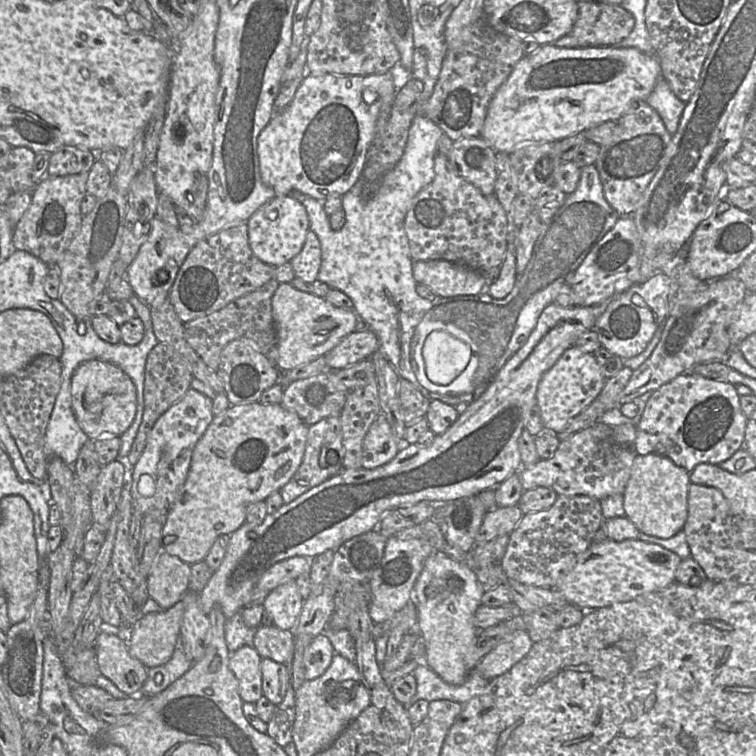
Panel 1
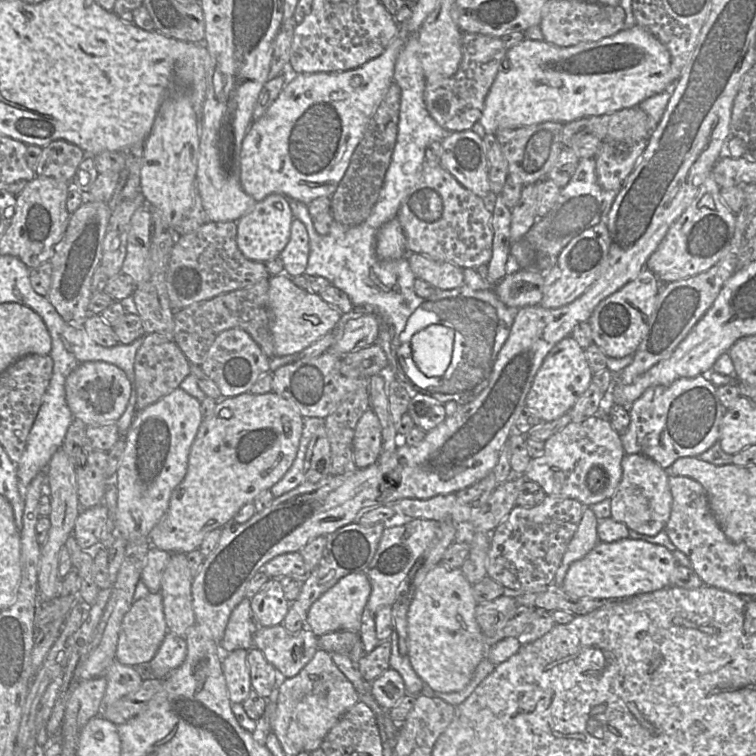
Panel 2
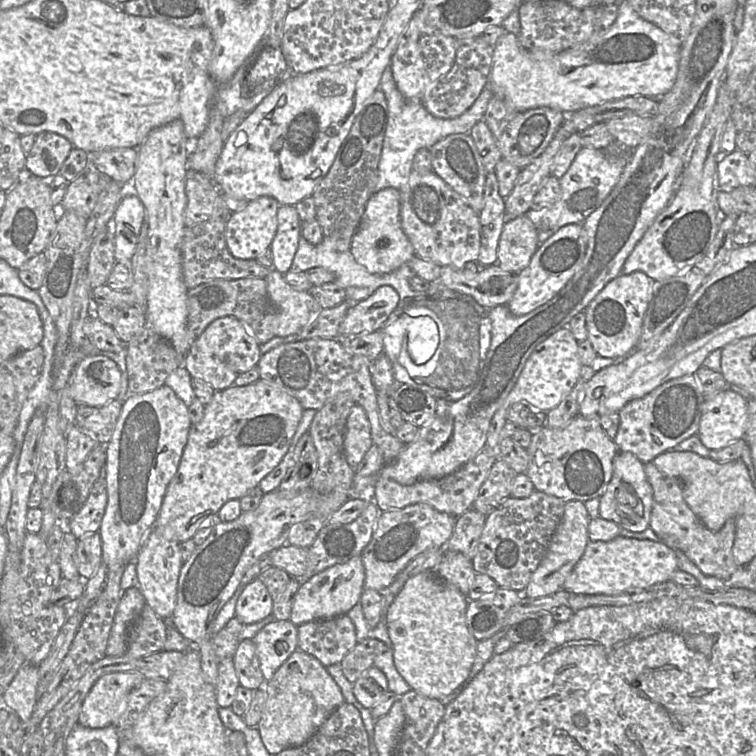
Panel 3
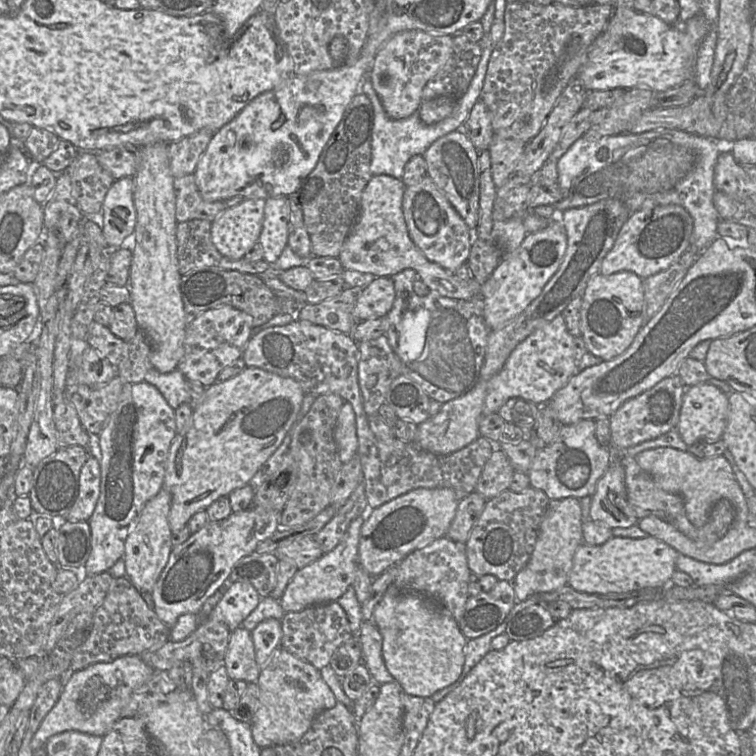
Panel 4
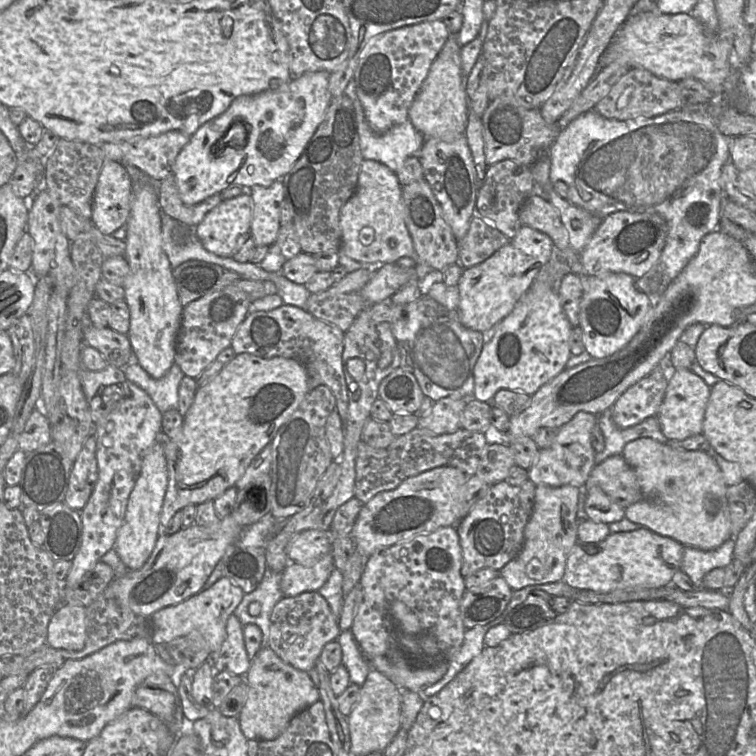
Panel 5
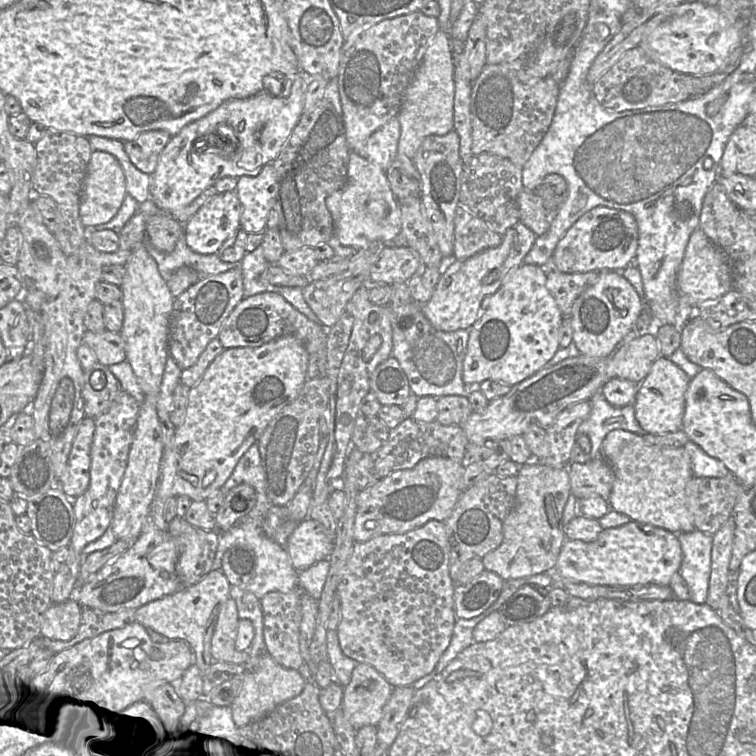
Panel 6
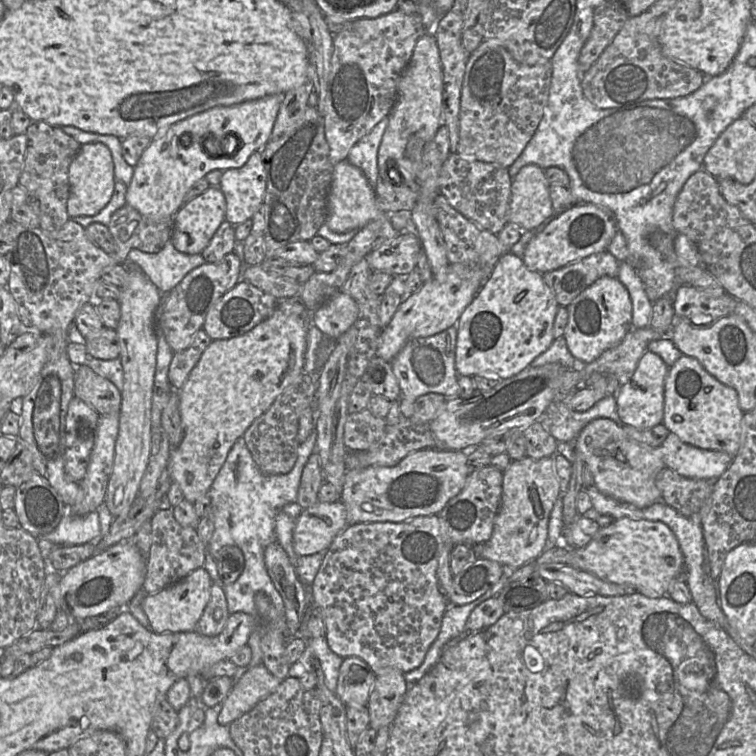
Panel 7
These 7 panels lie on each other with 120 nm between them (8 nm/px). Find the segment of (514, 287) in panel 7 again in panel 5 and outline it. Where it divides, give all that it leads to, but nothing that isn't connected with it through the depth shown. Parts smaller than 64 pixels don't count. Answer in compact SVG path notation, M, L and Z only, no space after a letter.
M535 279L504 319L490 330L481 332L484 343L473 369L472 396L492 405L492 399L500 389L524 392L529 396L535 394L541 386L566 369L572 355L569 346L572 328L557 291Z

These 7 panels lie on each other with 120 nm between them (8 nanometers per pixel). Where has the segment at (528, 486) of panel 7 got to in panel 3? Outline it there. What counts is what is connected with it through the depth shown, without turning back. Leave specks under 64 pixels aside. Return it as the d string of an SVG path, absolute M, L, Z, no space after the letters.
M579 500L566 502L563 517L551 538L541 563L533 573L529 584L525 588L522 594L523 597L540 598L564 589L566 578L579 562L590 542L588 536L590 520L591 518L584 502Z

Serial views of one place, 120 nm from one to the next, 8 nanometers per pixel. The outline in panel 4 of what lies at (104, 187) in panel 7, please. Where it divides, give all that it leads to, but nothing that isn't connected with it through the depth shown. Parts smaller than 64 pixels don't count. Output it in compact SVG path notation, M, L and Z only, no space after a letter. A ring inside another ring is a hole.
M132 177L115 180L105 196L101 212L104 220L109 220L114 226L115 232L124 235L125 238L134 232L136 225L133 188ZM119 219L123 219L121 225L117 221Z

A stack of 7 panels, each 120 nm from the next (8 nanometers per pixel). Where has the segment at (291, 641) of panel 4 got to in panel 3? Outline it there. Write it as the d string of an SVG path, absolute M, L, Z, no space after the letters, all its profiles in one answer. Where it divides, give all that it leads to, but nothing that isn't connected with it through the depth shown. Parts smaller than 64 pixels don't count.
M348 615L297 626L297 650L315 657L326 668L340 663L357 642L355 626Z

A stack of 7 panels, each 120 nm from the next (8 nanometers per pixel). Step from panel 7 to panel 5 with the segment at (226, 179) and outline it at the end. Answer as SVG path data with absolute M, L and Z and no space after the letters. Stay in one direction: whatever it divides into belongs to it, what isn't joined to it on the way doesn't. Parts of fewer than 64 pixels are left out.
M281 181L269 186L254 186L248 194L253 200L253 214L249 234L256 246L272 246L280 229L284 188Z

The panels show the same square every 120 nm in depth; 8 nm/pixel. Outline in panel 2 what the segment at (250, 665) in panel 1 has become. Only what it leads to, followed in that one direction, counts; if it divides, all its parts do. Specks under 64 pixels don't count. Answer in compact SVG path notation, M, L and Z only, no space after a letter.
M238 649L224 653L222 658L222 671L231 703L242 703L252 689L247 652Z

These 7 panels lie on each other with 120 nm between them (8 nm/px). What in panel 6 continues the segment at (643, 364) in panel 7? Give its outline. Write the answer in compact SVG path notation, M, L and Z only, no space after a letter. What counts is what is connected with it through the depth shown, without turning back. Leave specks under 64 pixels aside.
M659 357L649 374L639 383L633 403L635 417L646 433L666 434L682 430L685 413L685 394L691 378L668 358Z

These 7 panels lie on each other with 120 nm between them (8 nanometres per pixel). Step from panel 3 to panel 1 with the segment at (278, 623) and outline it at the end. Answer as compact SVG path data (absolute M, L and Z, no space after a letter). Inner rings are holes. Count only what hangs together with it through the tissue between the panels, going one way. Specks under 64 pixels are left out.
M260 625L254 632L252 646L262 658L281 664L293 659L295 635L273 625ZM325 634L316 636L303 654L306 680L320 677L328 669L335 655L332 644Z

